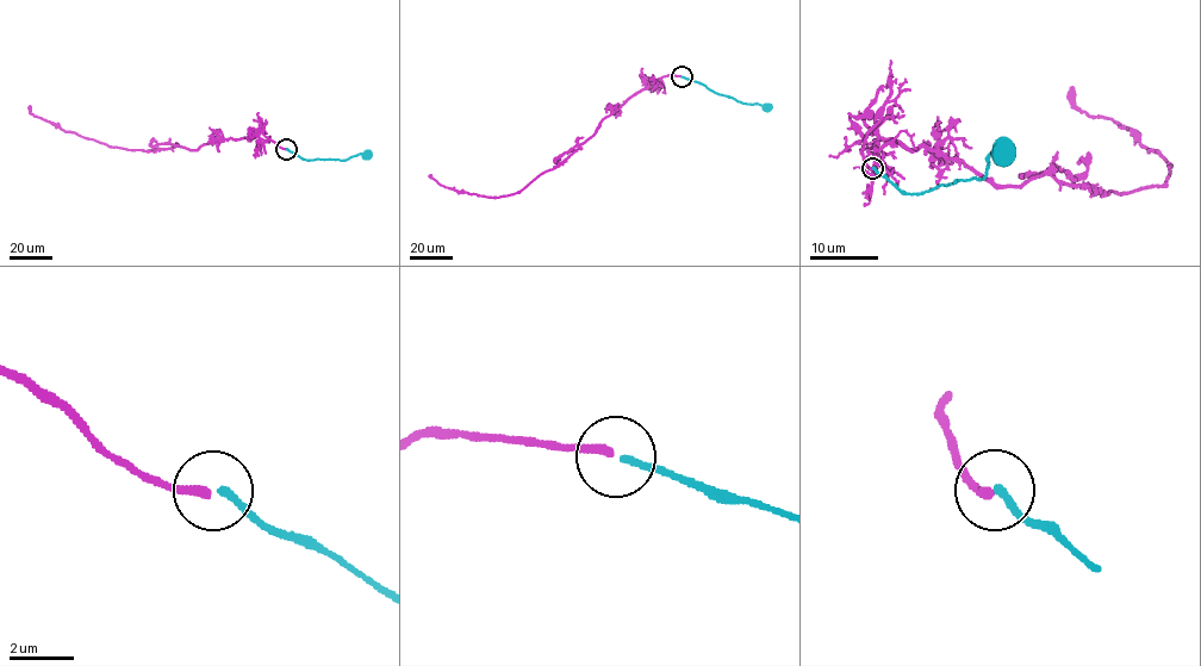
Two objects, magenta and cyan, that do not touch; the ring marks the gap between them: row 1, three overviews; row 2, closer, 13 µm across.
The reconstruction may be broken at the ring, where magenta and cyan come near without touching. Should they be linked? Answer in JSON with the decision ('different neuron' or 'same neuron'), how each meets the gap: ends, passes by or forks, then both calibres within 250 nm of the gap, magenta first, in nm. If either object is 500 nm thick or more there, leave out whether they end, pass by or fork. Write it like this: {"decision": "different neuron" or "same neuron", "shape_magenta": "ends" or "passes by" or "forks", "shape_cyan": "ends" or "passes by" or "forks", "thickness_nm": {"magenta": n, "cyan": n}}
{"decision": "different neuron", "shape_magenta": "ends", "shape_cyan": "ends", "thickness_nm": {"magenta": 280, "cyan": 240}}

